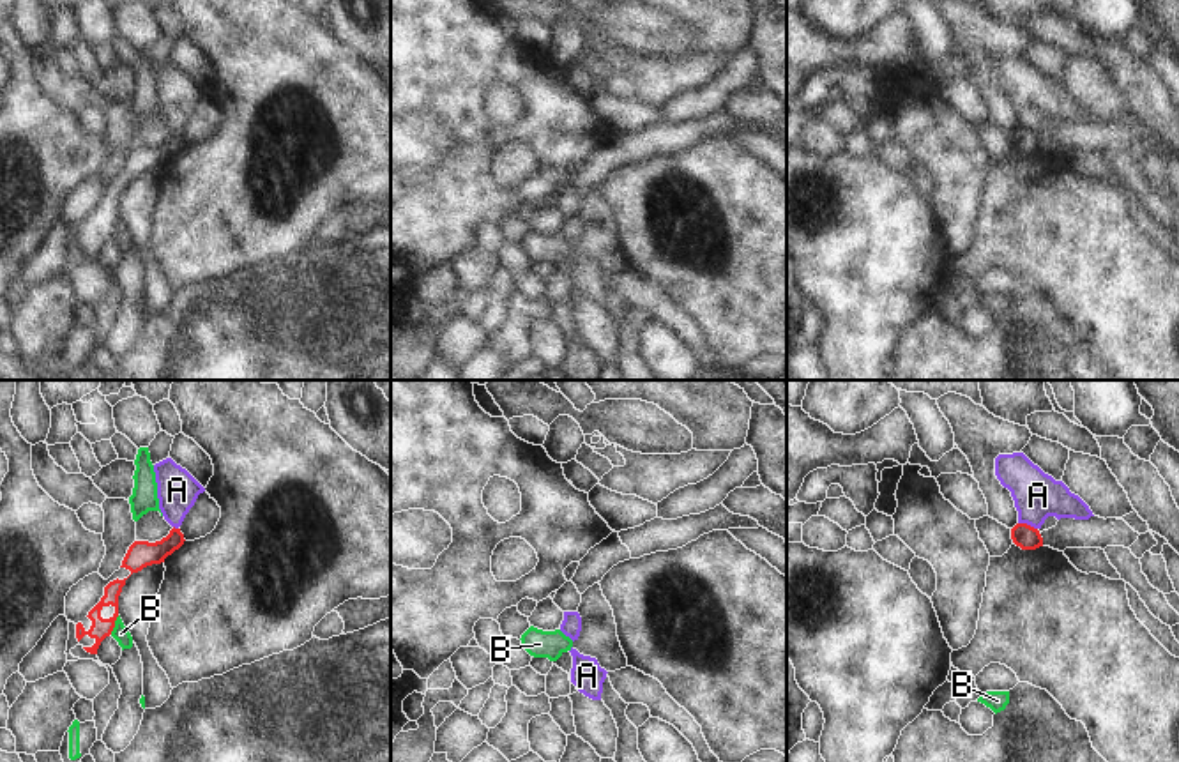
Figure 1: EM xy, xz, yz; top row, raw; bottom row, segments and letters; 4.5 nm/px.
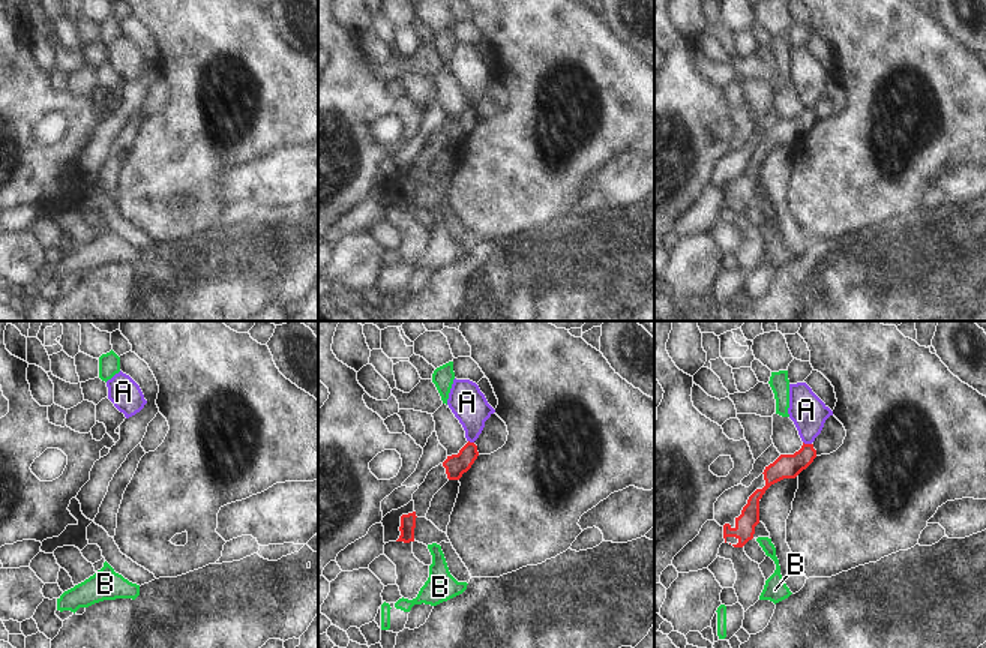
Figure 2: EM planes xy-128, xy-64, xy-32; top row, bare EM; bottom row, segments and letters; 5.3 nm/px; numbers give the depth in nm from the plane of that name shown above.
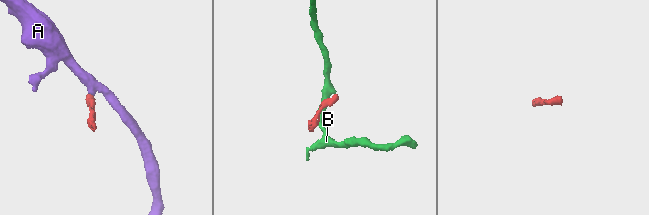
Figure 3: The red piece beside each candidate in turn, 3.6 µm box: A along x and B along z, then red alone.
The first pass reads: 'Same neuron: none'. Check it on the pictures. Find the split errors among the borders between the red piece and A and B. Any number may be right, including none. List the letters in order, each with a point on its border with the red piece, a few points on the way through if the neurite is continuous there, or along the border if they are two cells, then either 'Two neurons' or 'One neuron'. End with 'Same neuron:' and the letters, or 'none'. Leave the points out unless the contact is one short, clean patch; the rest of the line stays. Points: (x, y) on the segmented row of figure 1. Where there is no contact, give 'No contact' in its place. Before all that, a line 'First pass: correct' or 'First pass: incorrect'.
First pass: correct
A: Touches red at yz (1026, 524). Boundary: yz (1019, 522), (1036, 529). Two neurons
B: Touches red at xy (114, 624). Boundary: xy (119, 616), (110, 633). Two neurons
Same neuron: none.

